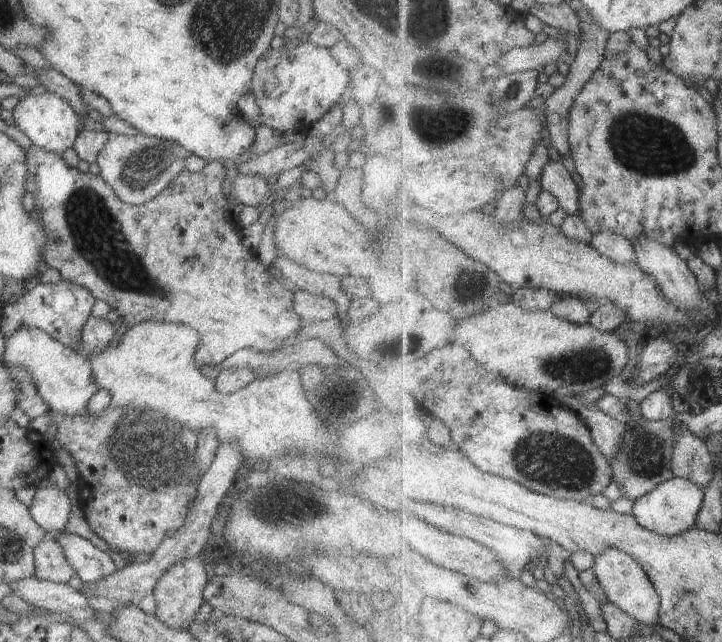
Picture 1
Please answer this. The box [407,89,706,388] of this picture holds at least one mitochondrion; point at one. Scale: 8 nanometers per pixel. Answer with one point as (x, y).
(652, 146)

